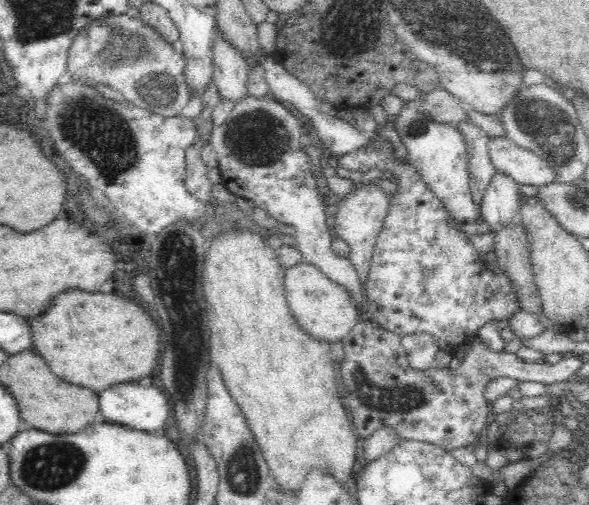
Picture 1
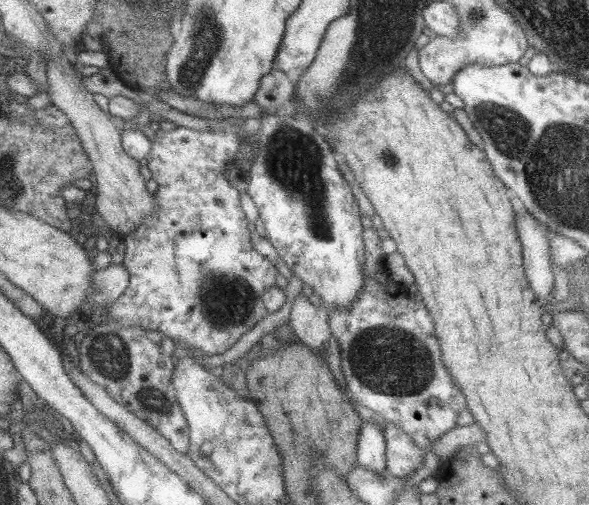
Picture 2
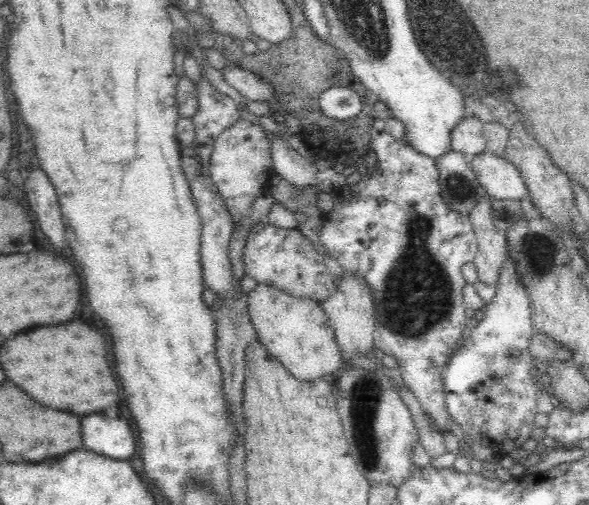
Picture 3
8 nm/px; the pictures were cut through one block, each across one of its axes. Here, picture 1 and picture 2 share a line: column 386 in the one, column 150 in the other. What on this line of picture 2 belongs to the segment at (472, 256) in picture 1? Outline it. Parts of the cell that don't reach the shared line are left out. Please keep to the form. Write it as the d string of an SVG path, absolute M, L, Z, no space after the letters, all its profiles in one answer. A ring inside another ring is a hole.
M237 119L237 122L231 122L227 128L221 128L218 131L213 126L209 126L204 132L186 126L179 126L172 132L158 130L155 133L155 137L152 138L153 145L146 160L148 161L147 166L151 170L152 178L158 183L158 189L153 194L157 207L151 215L143 218L138 228L135 228L128 236L123 235L126 252L124 252L122 265L124 265L129 274L129 283L127 289L104 310L101 314L102 318L108 321L111 319L112 322L117 322L124 328L134 327L161 332L171 338L175 344L183 345L188 350L206 358L212 355L222 355L227 350L230 350L248 330L252 330L263 319L262 316L267 310L262 300L263 292L266 292L267 288L276 285L276 275L279 272L271 260L268 260L252 246L250 228L248 228L249 220L241 207L241 194L224 175L228 170L228 162L234 158L234 155L241 148L240 131L241 119Z

